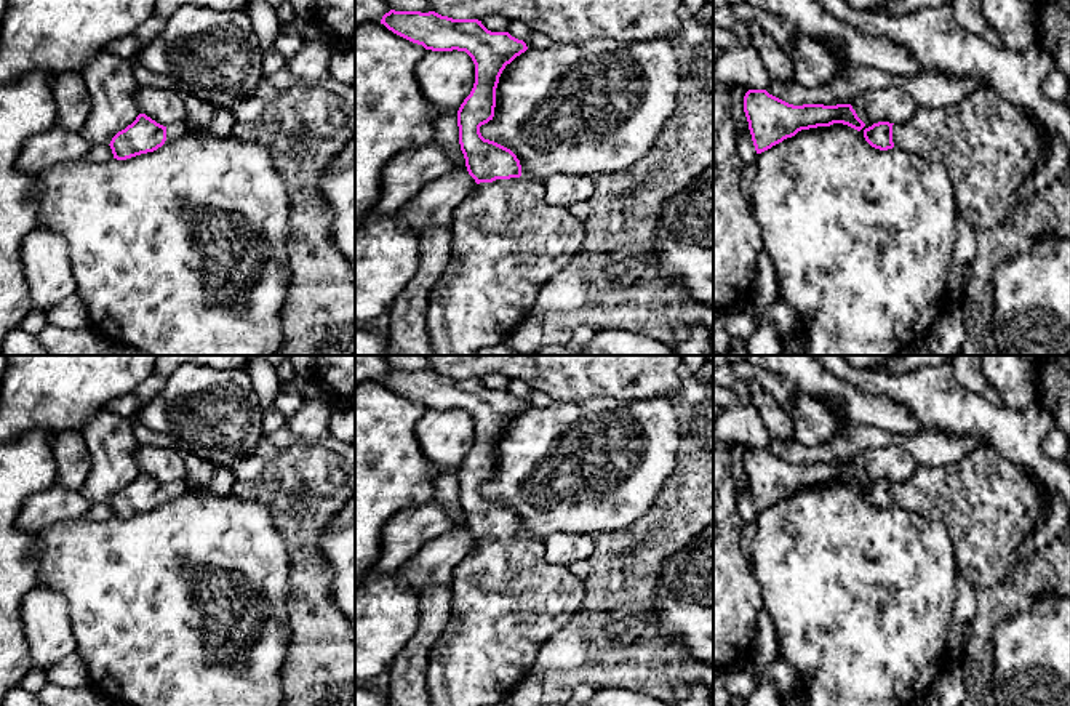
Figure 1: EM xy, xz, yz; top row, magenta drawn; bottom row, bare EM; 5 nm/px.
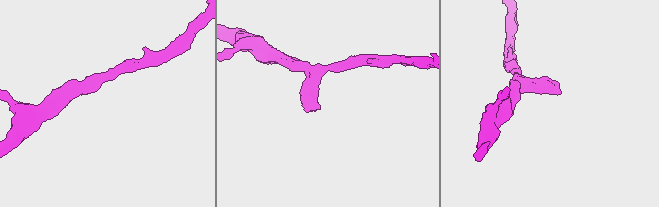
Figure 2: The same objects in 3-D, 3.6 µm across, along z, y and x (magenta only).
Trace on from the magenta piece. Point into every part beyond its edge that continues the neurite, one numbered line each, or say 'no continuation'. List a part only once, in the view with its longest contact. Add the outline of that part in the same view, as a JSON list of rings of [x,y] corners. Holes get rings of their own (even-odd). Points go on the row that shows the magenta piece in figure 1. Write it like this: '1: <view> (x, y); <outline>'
1: xz (507, 240); [[[531,178],[477,184],[453,211],[449,227],[449,261],[430,291],[427,307],[427,328],[437,355],[477,355],[483,347],[504,343],[531,315],[541,287],[571,261],[584,240],[584,223],[569,208],[549,203],[544,183]]]

